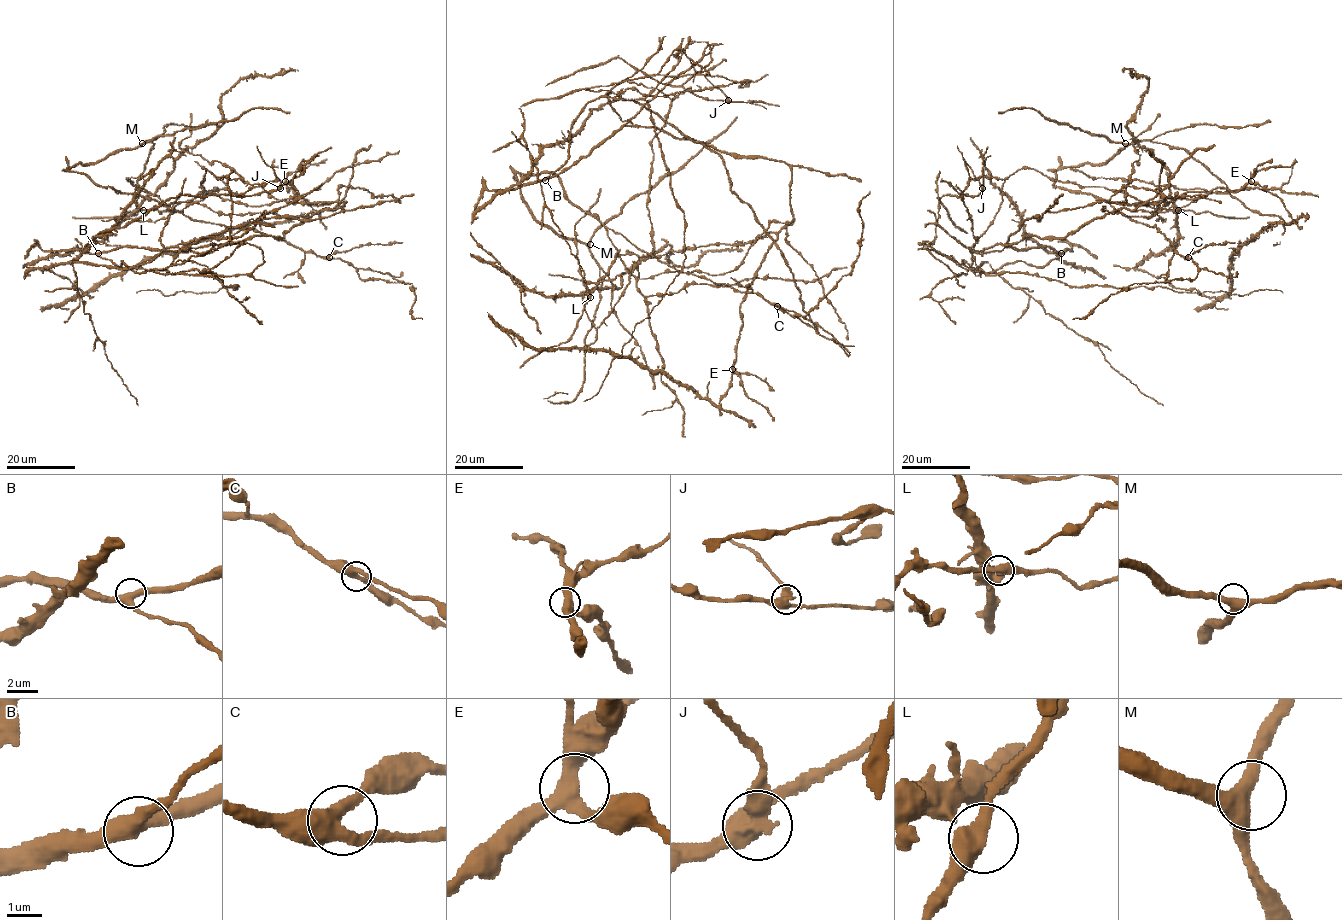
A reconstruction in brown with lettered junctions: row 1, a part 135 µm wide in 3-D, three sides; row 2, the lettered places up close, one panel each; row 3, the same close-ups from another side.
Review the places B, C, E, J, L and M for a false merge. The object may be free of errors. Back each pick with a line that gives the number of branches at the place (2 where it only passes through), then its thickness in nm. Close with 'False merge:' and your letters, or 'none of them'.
J: branches 3; calibre 480 nm
False merge: J

